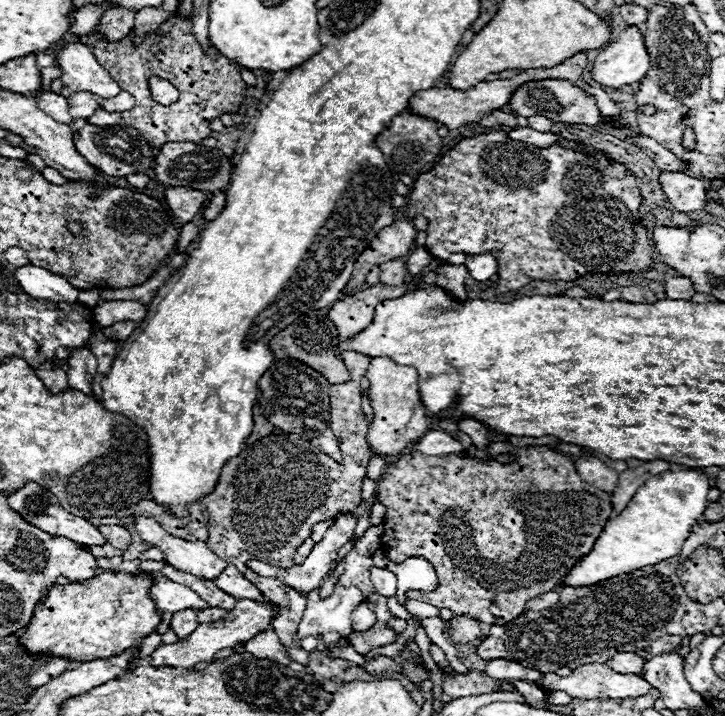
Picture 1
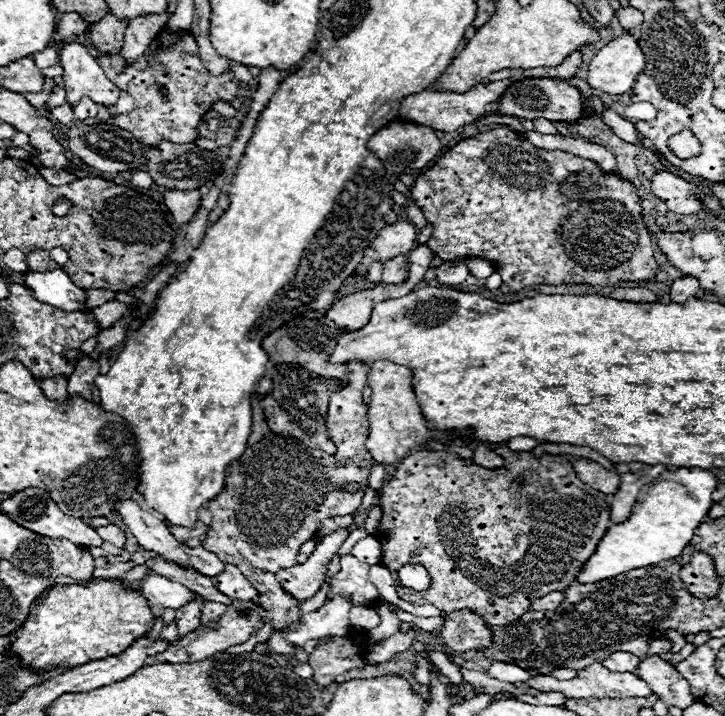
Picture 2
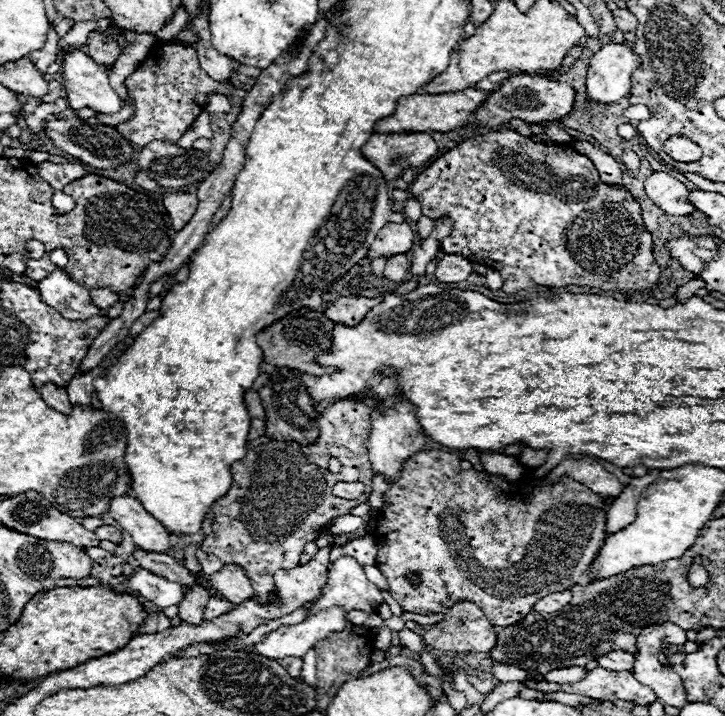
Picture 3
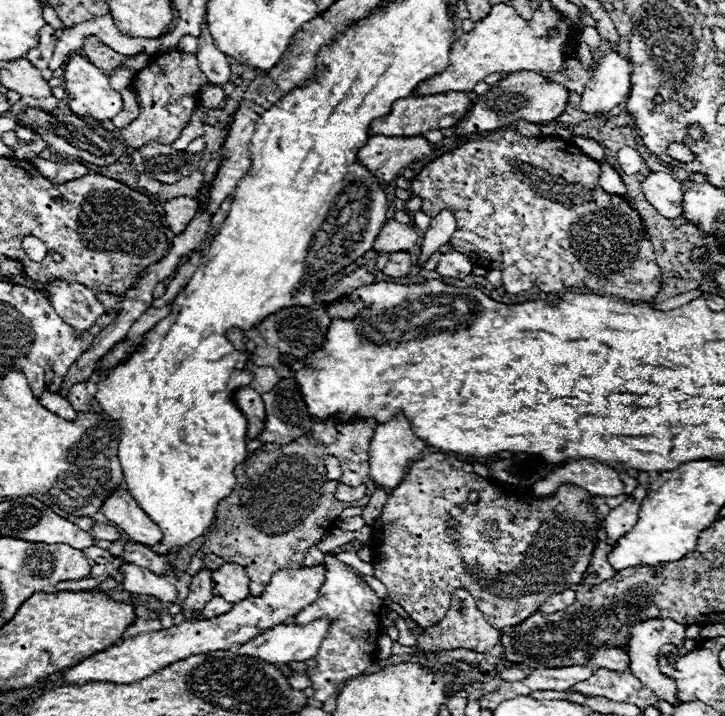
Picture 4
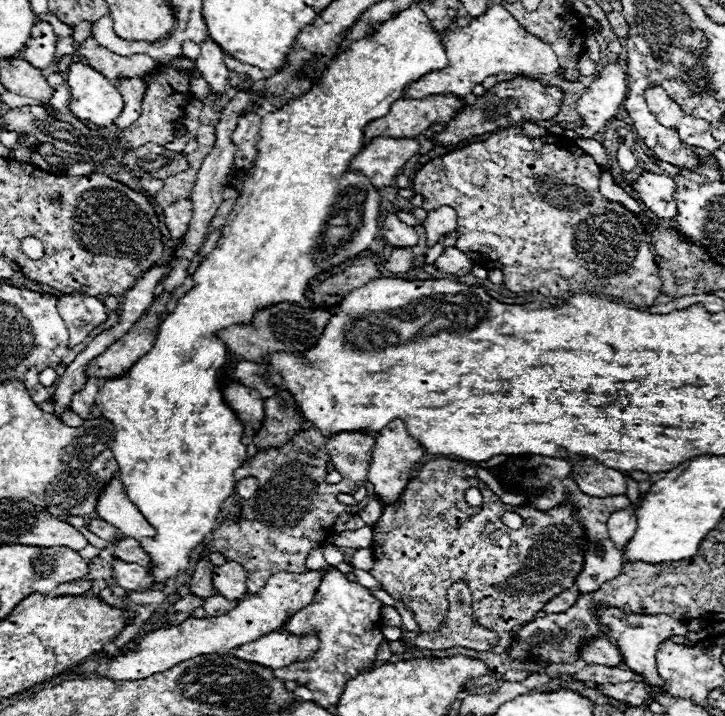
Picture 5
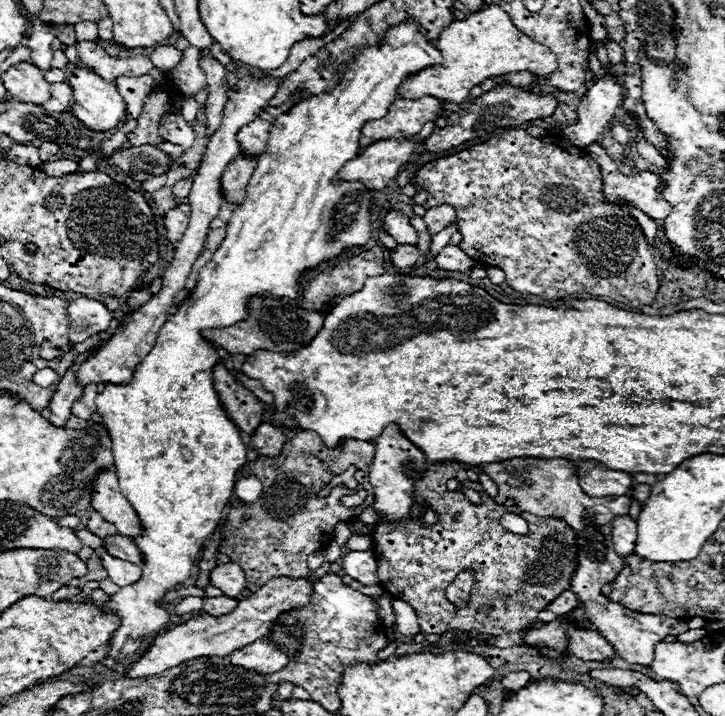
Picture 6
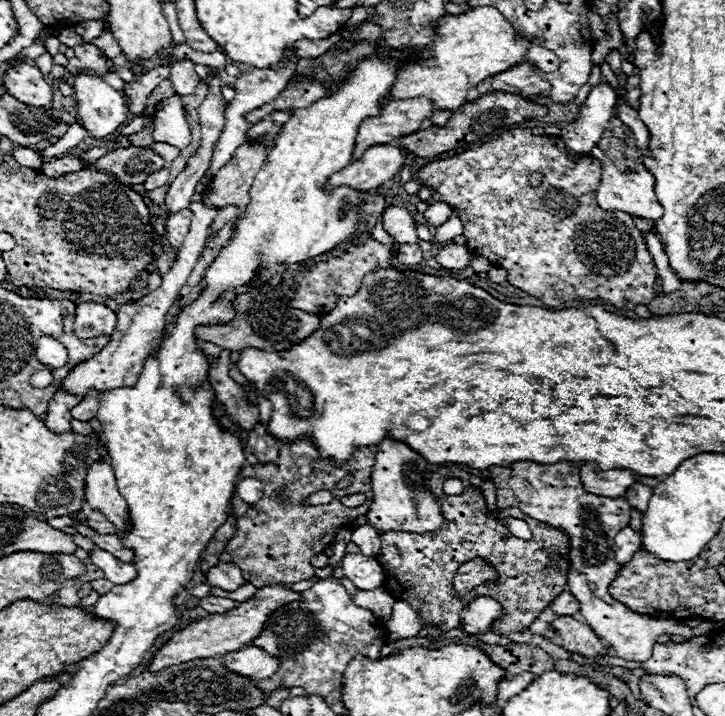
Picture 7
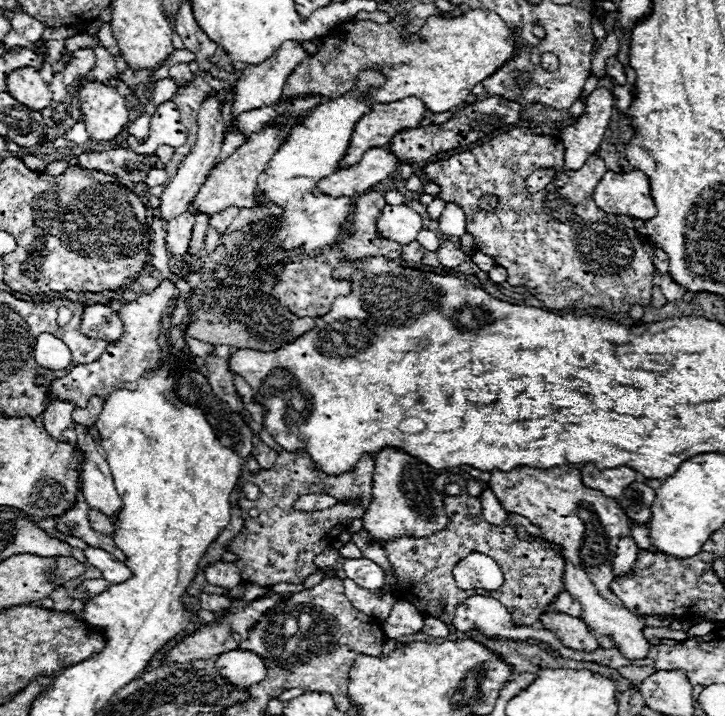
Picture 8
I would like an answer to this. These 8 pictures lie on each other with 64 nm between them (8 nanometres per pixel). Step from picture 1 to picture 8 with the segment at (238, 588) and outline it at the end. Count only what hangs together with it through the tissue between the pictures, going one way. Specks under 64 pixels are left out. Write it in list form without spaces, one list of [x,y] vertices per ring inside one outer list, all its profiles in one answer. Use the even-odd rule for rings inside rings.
[[[216,562],[204,570],[204,576],[210,584],[220,586],[220,588],[234,588],[242,584],[240,570],[232,562]]]

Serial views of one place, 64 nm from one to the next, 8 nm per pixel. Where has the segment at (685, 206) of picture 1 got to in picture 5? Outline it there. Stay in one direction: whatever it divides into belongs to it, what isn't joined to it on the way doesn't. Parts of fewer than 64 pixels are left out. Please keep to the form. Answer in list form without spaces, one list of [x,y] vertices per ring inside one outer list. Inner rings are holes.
[[[646,172],[642,174],[634,188],[634,198],[638,198],[640,202],[646,204],[646,208],[664,220],[670,220],[678,214],[678,206],[674,200],[674,190],[676,190],[676,182],[666,174],[654,174],[654,172]]]

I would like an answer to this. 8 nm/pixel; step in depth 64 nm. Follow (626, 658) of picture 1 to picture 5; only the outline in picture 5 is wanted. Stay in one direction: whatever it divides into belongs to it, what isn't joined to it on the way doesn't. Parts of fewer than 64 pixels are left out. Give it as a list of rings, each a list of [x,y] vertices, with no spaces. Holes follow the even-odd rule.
[[[596,638],[590,644],[582,646],[582,654],[586,664],[602,664],[602,666],[622,666],[624,658],[616,646],[606,638]]]

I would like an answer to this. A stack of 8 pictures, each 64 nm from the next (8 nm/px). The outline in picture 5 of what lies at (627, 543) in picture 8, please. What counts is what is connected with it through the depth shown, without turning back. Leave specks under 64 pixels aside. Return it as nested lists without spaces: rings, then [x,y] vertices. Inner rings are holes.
[[[626,506],[624,510],[618,510],[608,518],[608,536],[616,544],[618,550],[624,548],[624,544],[632,538],[636,532],[636,510],[632,506]]]

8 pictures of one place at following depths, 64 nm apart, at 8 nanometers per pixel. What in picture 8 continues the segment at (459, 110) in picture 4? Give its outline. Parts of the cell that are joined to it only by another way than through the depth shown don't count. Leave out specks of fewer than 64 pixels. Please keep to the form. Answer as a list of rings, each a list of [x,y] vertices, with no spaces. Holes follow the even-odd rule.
[[[404,98],[404,100],[396,100],[396,102],[390,102],[390,104],[372,104],[372,110],[358,120],[354,132],[352,132],[352,142],[350,142],[350,148],[348,148],[348,154],[344,156],[344,160],[340,162],[340,168],[348,168],[356,162],[360,162],[362,154],[370,148],[376,148],[376,146],[386,146],[400,130],[410,130],[410,128],[418,128],[420,126],[420,120],[422,116],[426,114],[426,106],[420,98]]]

